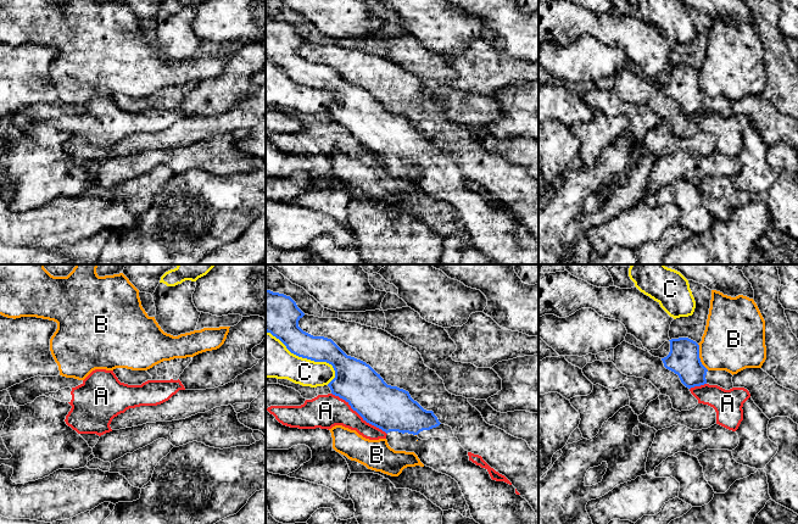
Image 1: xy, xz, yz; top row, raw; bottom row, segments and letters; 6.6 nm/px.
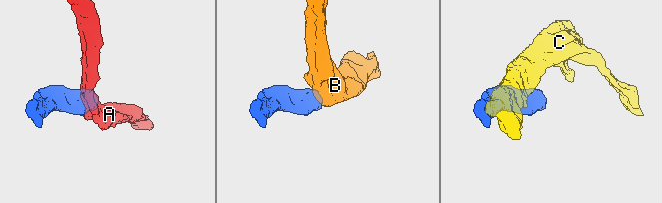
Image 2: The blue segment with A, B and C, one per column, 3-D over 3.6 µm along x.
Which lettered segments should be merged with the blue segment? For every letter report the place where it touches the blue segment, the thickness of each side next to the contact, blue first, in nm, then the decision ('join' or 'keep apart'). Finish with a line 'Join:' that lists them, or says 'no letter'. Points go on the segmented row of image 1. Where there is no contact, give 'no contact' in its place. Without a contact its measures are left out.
A: meets blue in xz at (360, 414); 300 nm thick on the blue side, 220 nm on the other; keep apart
B: meets blue in yz at (698, 357); 220 nm thick on the blue side, 400 nm on the other; keep apart
C: meets blue in xz at (305, 357); 190 nm thick on the blue side, 280 nm on the other; keep apart
Join: no letter

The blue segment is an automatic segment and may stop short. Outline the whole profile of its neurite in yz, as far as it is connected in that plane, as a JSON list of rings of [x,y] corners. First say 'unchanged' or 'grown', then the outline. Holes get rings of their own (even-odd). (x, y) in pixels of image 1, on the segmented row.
grown; [[[671,339],[670,352],[662,358],[664,367],[679,375],[681,383],[691,389],[704,384],[718,385],[725,390],[733,388],[732,374],[726,370],[708,370],[699,358],[699,345],[688,339]]]

